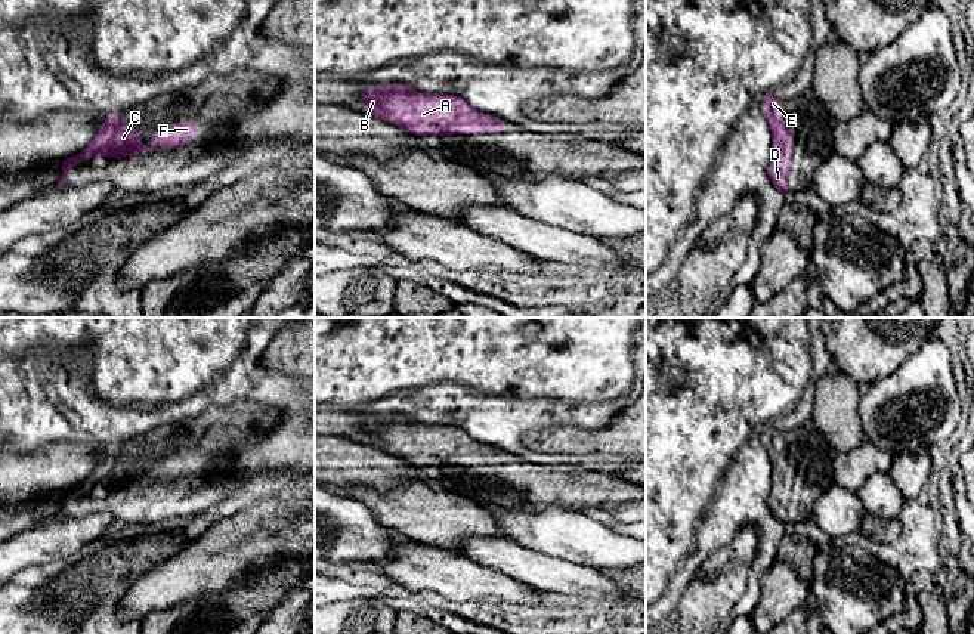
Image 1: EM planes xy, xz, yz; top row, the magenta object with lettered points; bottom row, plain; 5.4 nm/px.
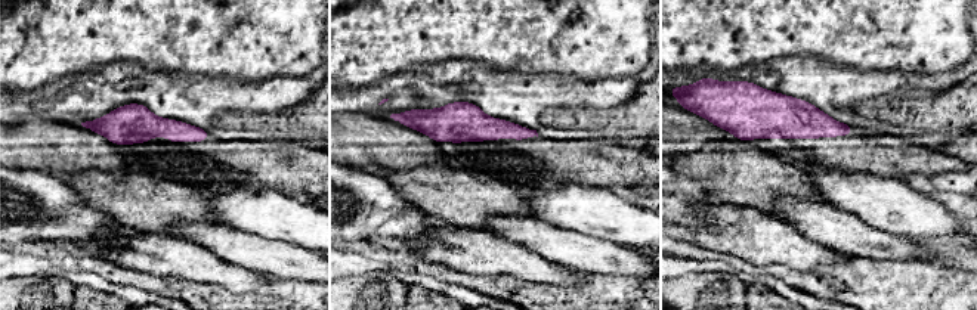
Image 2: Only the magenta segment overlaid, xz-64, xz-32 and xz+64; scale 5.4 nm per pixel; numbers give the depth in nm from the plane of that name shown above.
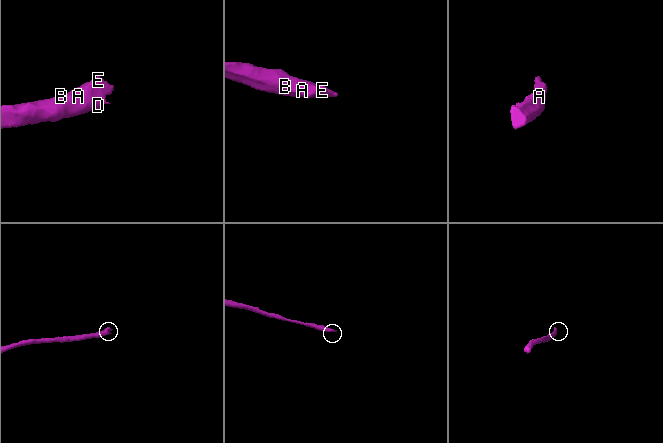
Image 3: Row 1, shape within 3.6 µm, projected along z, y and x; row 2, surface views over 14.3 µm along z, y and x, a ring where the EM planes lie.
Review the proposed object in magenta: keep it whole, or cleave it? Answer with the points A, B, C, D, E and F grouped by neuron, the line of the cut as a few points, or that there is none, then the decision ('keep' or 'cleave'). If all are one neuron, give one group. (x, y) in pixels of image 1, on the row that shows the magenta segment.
A B C D E F; no cut; keep

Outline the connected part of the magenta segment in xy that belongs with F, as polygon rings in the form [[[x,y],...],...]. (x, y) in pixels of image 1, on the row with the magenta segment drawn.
[[[114,112],[103,121],[95,139],[81,152],[59,163],[62,170],[59,186],[69,186],[65,183],[67,171],[81,158],[92,157],[99,160],[109,155],[121,163],[127,155],[155,149],[160,143],[166,143],[167,148],[191,143],[198,136],[198,124],[194,121],[177,121],[168,127],[152,129],[151,146],[137,143],[136,139],[139,136],[139,129],[127,126],[126,120]]]

